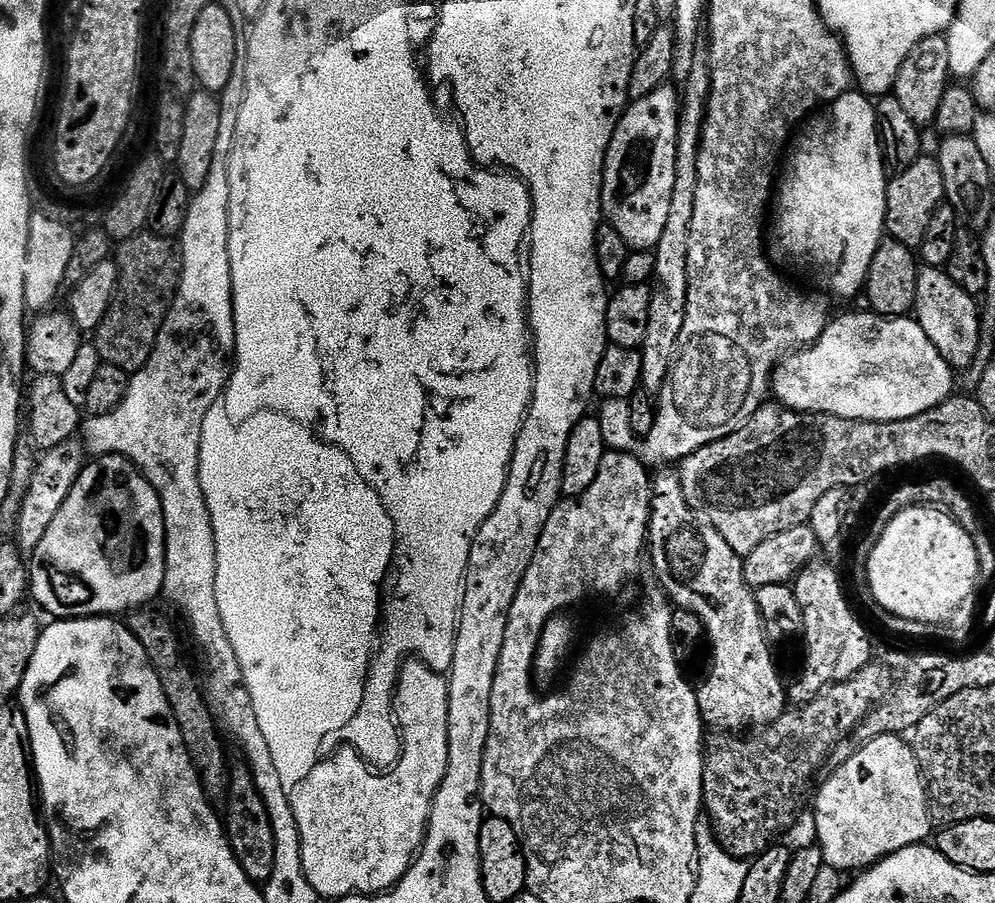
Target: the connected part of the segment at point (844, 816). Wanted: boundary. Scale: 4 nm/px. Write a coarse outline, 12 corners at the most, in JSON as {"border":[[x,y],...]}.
{"border":[[863,743],[816,796],[829,869],[933,835],[916,750]]}

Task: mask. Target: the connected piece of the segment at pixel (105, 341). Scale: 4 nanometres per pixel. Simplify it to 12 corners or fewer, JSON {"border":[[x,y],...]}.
{"border":[[151,230],[123,241],[95,330],[103,363],[146,366],[184,257]]}

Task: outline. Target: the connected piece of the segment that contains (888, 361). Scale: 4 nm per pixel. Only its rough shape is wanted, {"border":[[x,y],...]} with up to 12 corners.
{"border":[[915,318],[833,319],[775,365],[793,412],[914,418],[954,369]]}

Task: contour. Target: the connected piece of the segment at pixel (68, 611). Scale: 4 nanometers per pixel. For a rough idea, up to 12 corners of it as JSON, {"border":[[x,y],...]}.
{"border":[[89,459],[30,553],[49,617],[127,614],[164,590],[160,496]]}

